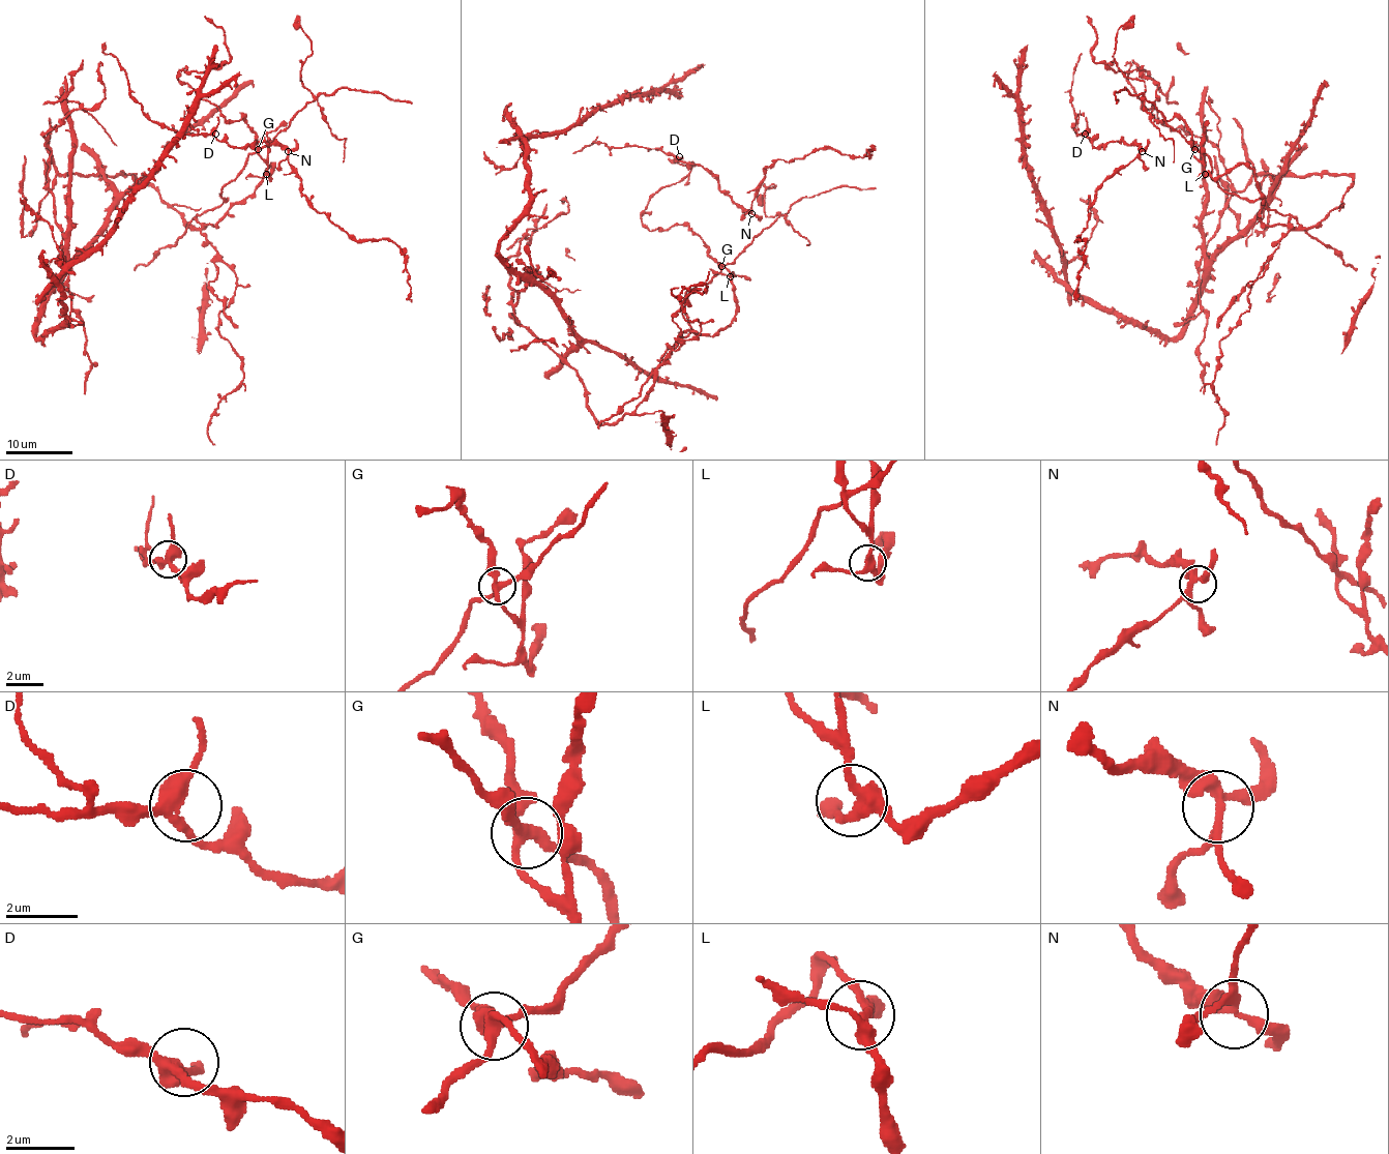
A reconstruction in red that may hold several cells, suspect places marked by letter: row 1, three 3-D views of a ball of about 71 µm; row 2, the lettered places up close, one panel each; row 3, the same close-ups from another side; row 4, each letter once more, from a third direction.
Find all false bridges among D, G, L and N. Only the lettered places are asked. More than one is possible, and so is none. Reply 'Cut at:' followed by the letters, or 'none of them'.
Cut at: G

